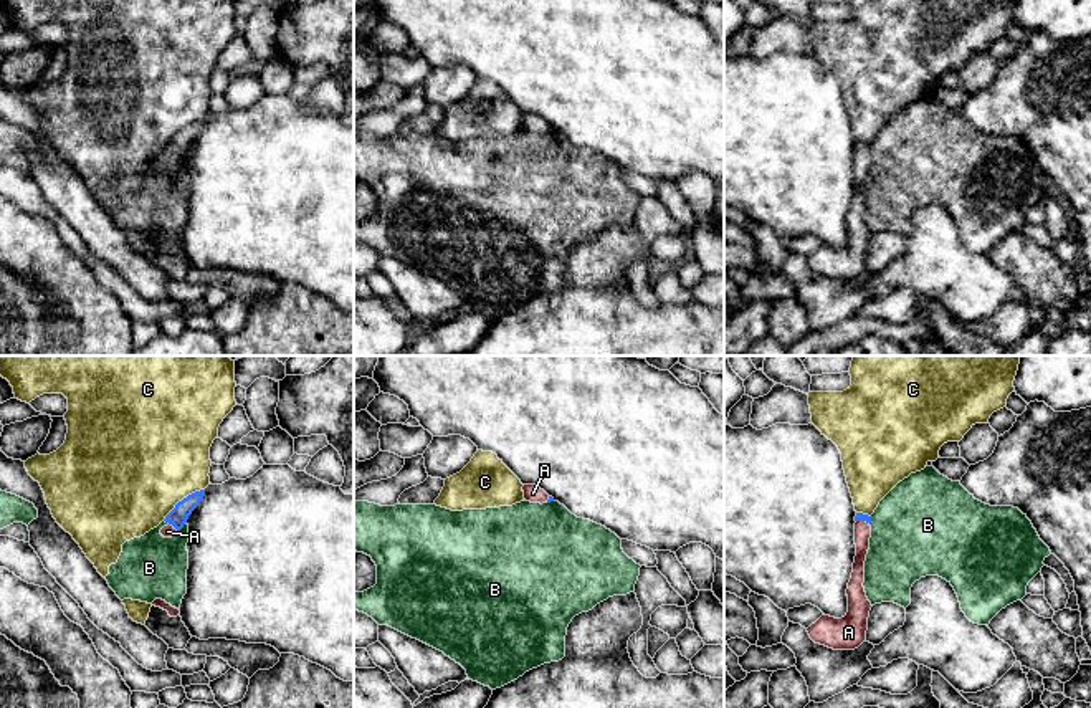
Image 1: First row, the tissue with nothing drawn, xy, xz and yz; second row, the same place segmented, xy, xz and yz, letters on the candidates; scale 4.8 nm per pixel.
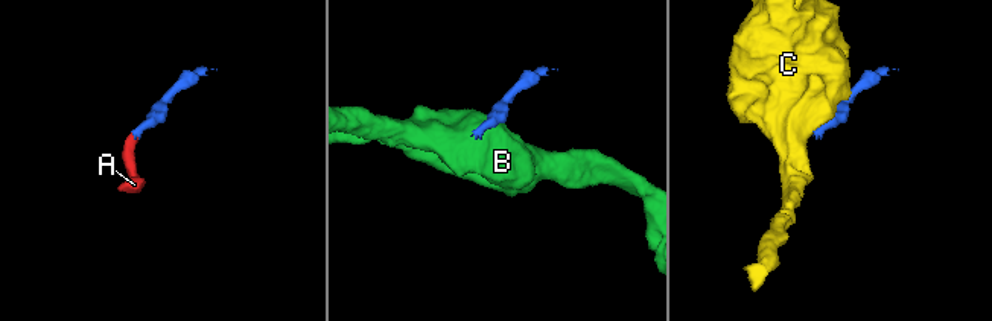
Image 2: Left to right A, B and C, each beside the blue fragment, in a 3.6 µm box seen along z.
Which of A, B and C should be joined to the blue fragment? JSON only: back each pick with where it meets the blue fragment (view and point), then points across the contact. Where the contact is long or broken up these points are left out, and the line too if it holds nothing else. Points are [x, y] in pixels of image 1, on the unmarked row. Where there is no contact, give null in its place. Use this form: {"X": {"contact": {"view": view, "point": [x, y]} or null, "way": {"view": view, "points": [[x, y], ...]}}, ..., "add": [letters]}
{"A": {"contact": {"view": "xy", "point": [174, 156]}, "way": {"view": "xy", "points": [[179, 144], [174, 156], [167, 161]]}}, "add": ["A"]}

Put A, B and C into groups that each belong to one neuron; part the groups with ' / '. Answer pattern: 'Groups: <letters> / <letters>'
Groups: A / B / C

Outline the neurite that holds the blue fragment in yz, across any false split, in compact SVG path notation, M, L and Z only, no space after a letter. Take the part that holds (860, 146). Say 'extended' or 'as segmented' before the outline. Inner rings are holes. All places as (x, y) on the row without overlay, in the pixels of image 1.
extended | M856 142L855 146L855 174L856 185L853 192L851 208L848 212L848 242L841 248L822 245L807 261L815 273L833 280L855 280L866 271L868 246L871 232L866 227L865 190L869 179L871 146Z

